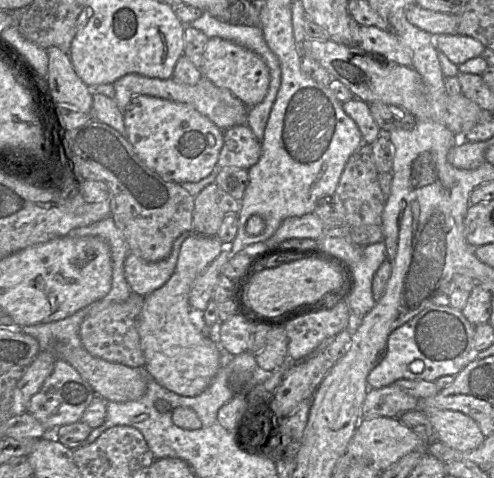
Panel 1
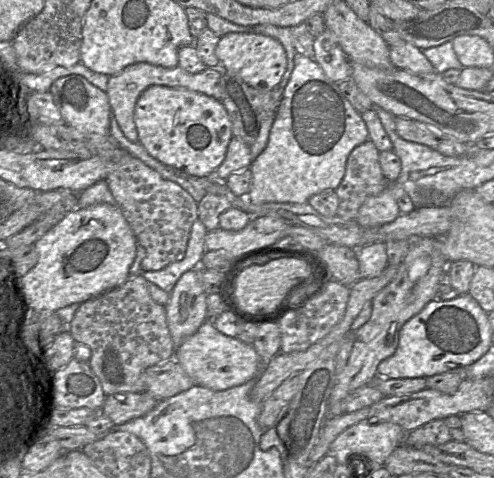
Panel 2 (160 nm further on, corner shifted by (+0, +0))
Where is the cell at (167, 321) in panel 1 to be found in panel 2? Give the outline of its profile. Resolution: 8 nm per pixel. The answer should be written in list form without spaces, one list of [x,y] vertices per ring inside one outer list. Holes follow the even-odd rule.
[[[205,321],[175,349],[174,359],[196,384],[215,391],[256,379],[264,367],[264,362],[252,344],[246,344],[237,337],[224,335],[214,325]]]

